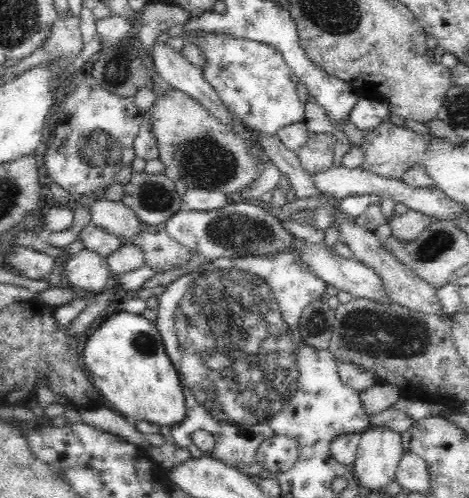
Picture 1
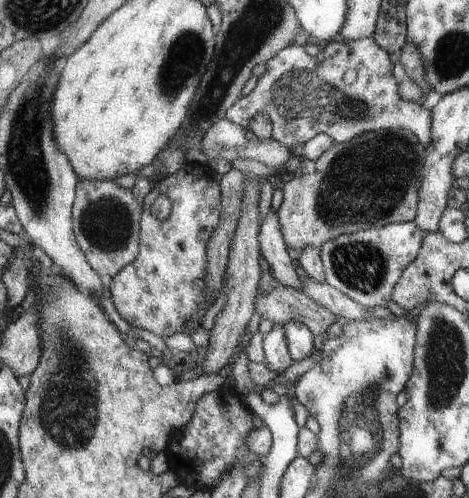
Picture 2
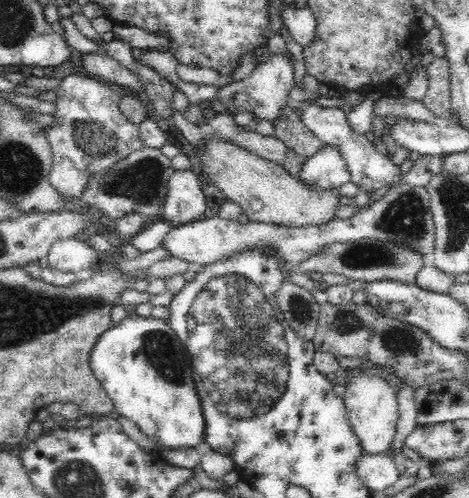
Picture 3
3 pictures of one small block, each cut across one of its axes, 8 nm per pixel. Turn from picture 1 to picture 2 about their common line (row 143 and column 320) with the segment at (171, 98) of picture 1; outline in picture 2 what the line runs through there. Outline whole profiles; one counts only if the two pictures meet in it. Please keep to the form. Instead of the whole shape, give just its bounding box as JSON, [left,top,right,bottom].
[277,128,425,252]

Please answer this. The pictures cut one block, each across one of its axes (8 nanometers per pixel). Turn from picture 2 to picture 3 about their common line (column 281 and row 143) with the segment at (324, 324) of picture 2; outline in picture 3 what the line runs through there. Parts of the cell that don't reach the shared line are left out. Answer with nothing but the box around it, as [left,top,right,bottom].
[274,106,324,158]

